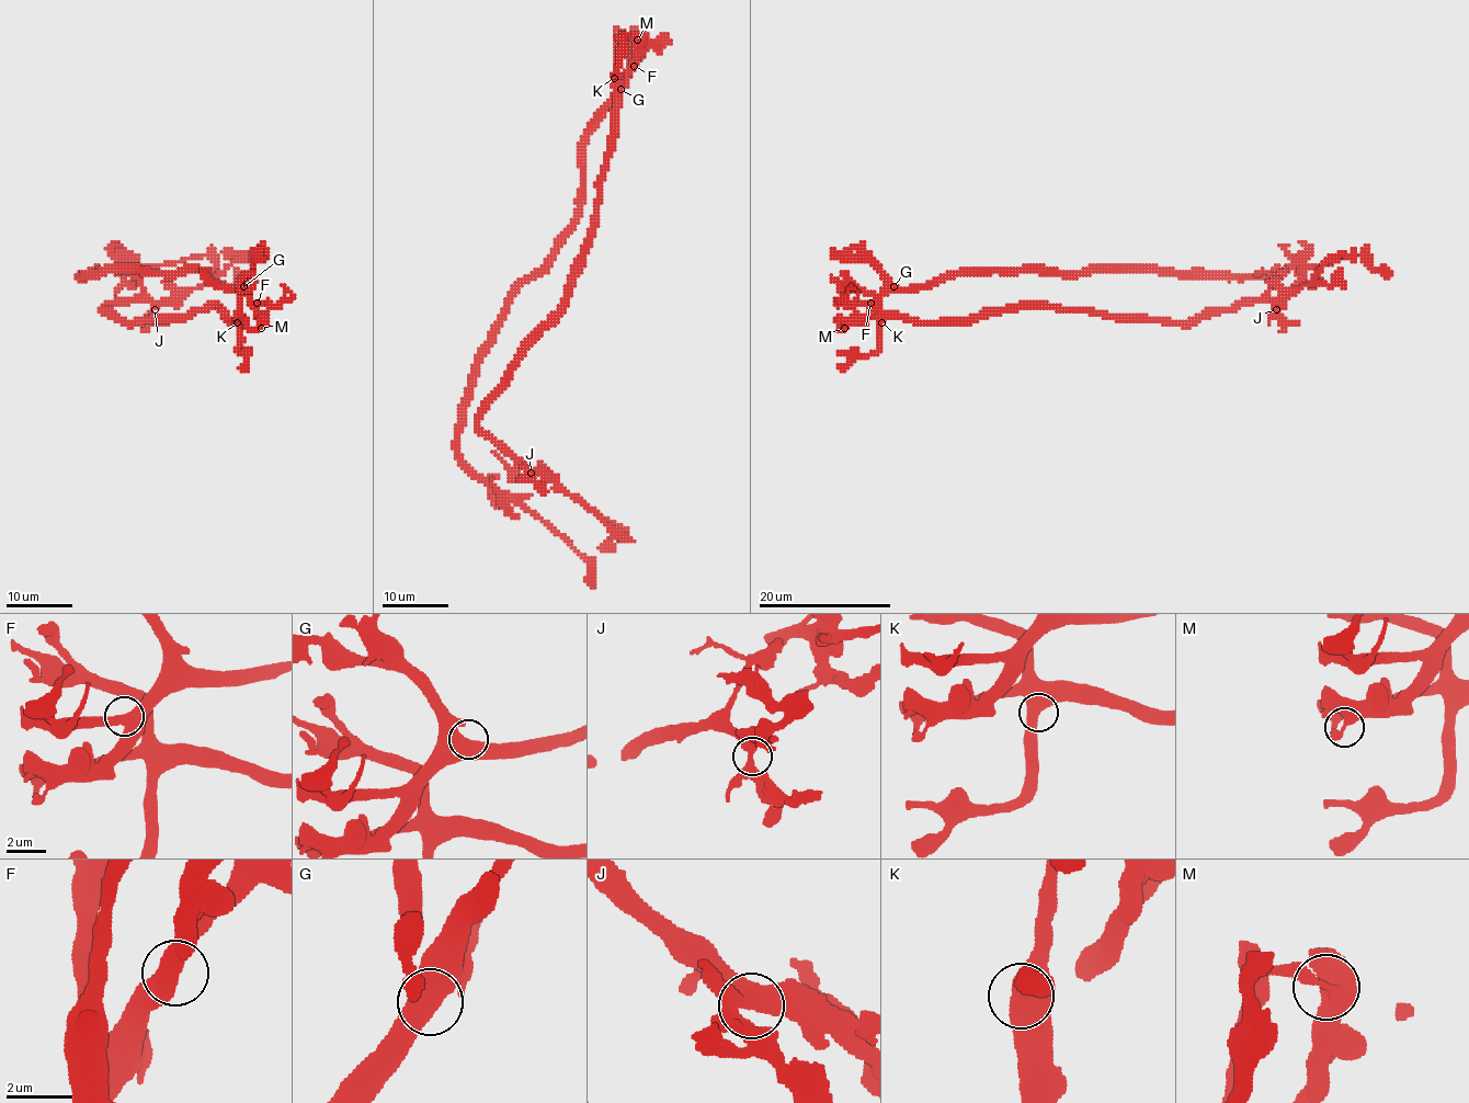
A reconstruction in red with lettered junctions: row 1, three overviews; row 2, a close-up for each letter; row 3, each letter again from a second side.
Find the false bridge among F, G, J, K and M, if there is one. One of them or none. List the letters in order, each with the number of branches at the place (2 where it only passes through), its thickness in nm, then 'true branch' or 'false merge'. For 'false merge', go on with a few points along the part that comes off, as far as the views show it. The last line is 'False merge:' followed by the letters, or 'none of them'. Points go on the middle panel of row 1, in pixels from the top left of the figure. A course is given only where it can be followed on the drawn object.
F: 2 branches meet; 480 nm thick; true branch
G: 2 branches meet; 550 nm thick; true branch
J: 2 branches meet; 480 nm thick; true branch
K: 2 branches meet; 550 nm thick; true branch
M: 2 branches meet; 320 nm thick; false merge; foreign part runs (637, 40), (624, 37), (612, 154), (584, 265), (567, 305), (479, 421), (622, 534), (599, 548)
False merge: M

